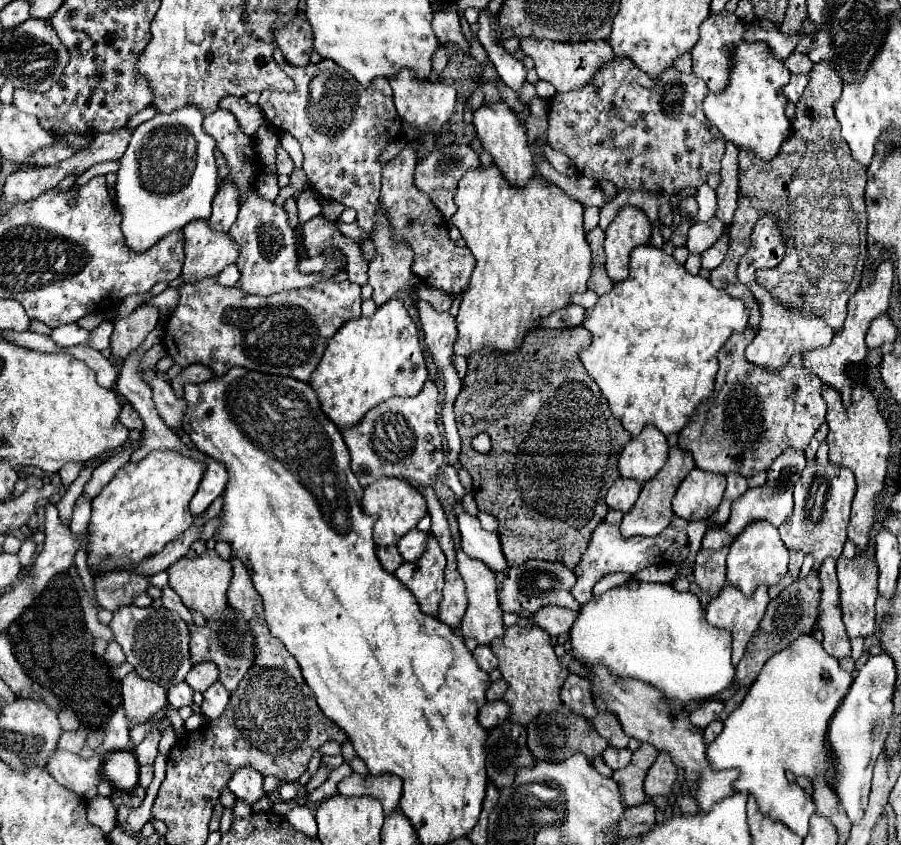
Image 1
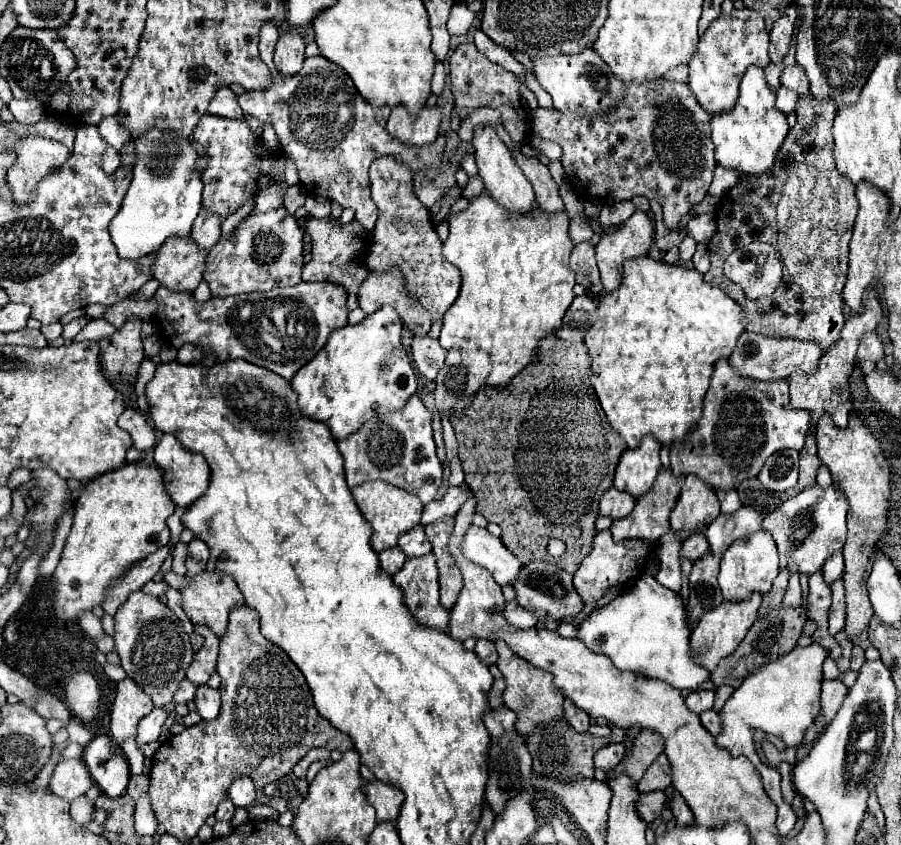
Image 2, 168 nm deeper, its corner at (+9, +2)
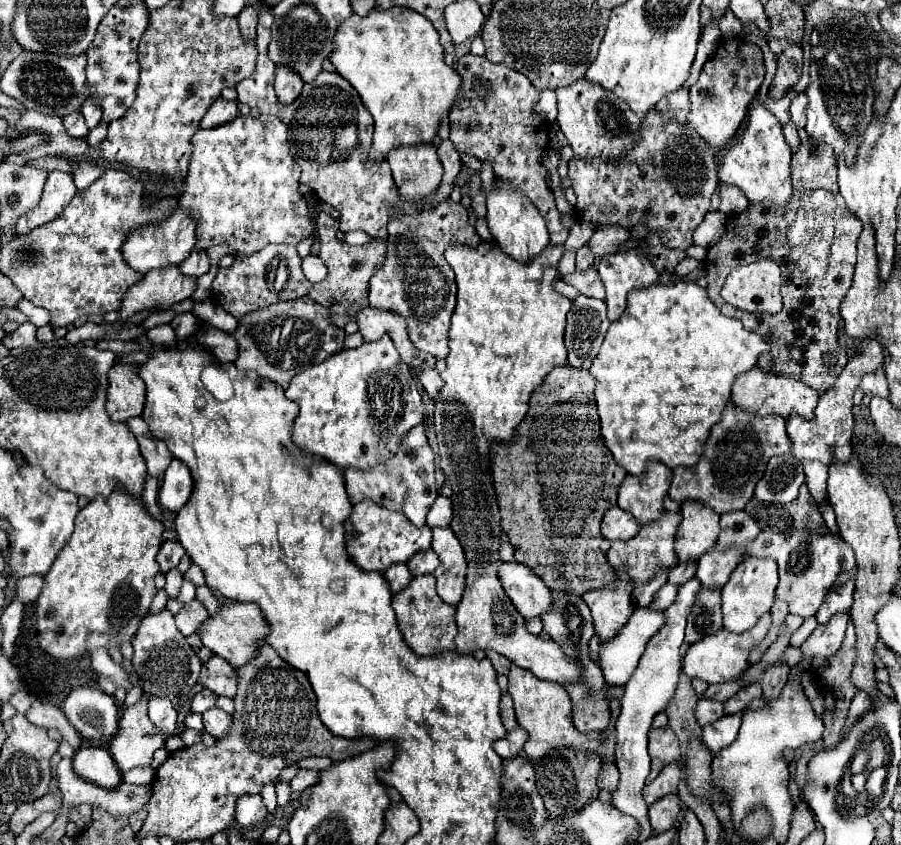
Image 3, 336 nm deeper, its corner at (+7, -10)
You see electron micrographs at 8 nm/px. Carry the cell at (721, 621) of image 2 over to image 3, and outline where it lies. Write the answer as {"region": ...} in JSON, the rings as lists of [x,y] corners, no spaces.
{"region":[[[765,613],[759,623],[755,627],[751,627],[749,631],[743,631],[743,633],[731,633],[727,629],[719,629],[717,633],[709,635],[709,637],[703,637],[701,641],[693,643],[683,659],[683,671],[693,679],[703,679],[707,683],[725,683],[725,681],[731,681],[731,679],[737,679],[747,667],[749,667],[749,651],[759,645],[759,641],[767,635],[771,627],[771,615]]]}

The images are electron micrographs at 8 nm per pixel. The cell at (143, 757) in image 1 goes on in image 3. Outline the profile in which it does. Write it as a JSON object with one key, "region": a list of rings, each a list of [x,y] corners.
{"region":[[[149,699],[149,719],[157,727],[157,731],[165,737],[173,735],[177,727],[177,711],[167,699]]]}

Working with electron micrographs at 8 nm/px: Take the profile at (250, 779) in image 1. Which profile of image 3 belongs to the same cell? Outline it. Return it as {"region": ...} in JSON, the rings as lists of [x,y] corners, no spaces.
{"region":[[[243,795],[237,801],[237,823],[241,827],[255,827],[257,823],[265,821],[267,809],[261,801],[261,795]]]}

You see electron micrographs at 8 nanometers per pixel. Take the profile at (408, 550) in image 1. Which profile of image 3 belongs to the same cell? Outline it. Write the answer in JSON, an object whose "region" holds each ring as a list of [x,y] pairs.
{"region":[[[427,549],[427,551],[421,551],[421,553],[415,553],[409,561],[407,561],[407,567],[409,571],[417,577],[417,575],[425,575],[425,573],[433,573],[439,565],[439,557],[433,549]]]}

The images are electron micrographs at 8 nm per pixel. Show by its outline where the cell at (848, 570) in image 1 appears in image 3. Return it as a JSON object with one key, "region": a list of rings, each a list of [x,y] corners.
{"region":[[[837,613],[827,623],[817,625],[817,629],[809,635],[809,639],[801,645],[803,655],[811,657],[831,657],[843,643],[845,629],[849,623],[849,613]]]}

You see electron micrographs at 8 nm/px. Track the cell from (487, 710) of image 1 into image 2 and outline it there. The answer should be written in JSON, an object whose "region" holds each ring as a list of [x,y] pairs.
{"region":[[[501,707],[501,709],[493,709],[493,711],[485,713],[483,721],[485,721],[485,727],[489,729],[489,733],[493,737],[501,737],[507,731],[515,731],[517,715],[511,709]]]}

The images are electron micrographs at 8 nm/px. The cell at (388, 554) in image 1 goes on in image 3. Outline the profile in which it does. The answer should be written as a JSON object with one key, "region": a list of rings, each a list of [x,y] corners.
{"region":[[[405,563],[391,565],[383,575],[385,575],[385,579],[389,581],[389,587],[391,587],[391,591],[393,591],[393,593],[397,593],[397,591],[405,589],[405,587],[409,585],[409,581],[413,579],[413,575],[409,573],[409,569],[407,569],[407,565],[405,565]]]}

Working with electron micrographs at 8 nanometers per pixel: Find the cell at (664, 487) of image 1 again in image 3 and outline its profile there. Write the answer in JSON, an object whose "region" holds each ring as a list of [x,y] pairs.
{"region":[[[665,511],[657,521],[651,521],[649,525],[643,525],[635,537],[629,541],[615,541],[611,543],[611,549],[607,551],[607,559],[615,569],[629,567],[629,577],[635,583],[649,581],[659,567],[673,567],[677,563],[677,555],[673,549],[675,533],[681,523],[681,513],[679,511]]]}

